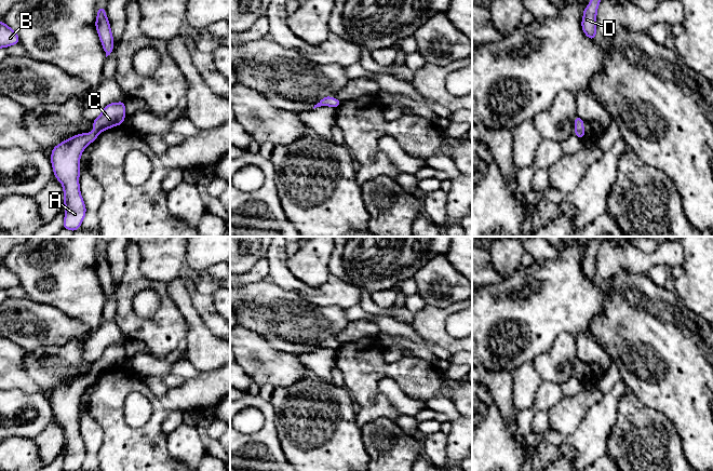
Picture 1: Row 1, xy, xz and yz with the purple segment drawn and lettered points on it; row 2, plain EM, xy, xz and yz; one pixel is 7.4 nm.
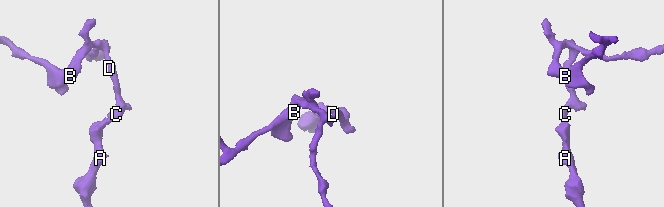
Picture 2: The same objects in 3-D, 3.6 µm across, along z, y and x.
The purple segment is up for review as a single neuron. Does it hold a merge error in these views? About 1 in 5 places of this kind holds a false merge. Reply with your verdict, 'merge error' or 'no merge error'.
no merge error

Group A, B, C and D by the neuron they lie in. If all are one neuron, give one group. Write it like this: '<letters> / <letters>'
A B C D

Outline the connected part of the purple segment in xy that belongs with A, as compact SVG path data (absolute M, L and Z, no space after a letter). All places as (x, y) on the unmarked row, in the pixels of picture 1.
M124 342L110 345L103 351L99 359L92 363L94 371L91 375L77 376L52 391L50 402L54 419L60 423L64 432L63 471L79 471L85 459L86 449L79 427L79 408L83 392L96 382L100 374L123 366L124 361Z

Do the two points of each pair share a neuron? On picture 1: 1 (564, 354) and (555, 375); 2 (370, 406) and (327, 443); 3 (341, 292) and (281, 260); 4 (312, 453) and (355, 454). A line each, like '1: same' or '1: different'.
1: same
2: different
3: same
4: same

